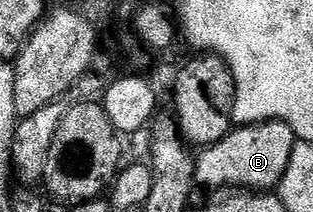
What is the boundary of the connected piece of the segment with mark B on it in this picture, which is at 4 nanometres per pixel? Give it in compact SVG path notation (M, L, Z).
M284 122L236 125L217 144L198 151L195 159L196 183L200 187L208 186L211 190L226 191L228 188L238 188L243 192L274 191L289 168L289 160L296 145L295 130Z

